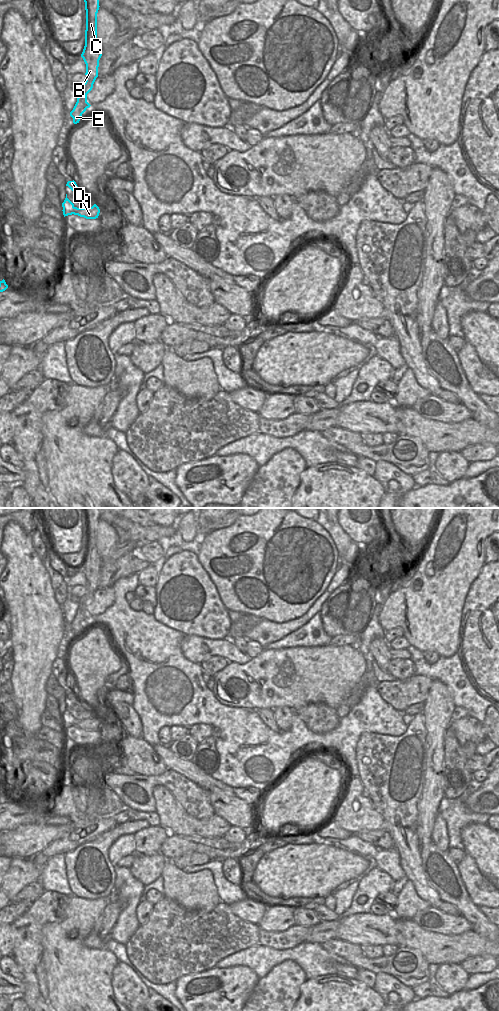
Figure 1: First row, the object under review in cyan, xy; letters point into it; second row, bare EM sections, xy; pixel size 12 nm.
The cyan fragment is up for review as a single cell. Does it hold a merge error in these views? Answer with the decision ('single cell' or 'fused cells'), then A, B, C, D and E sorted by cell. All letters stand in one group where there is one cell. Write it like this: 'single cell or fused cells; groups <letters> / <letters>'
fused cells; groups A B C E / D

